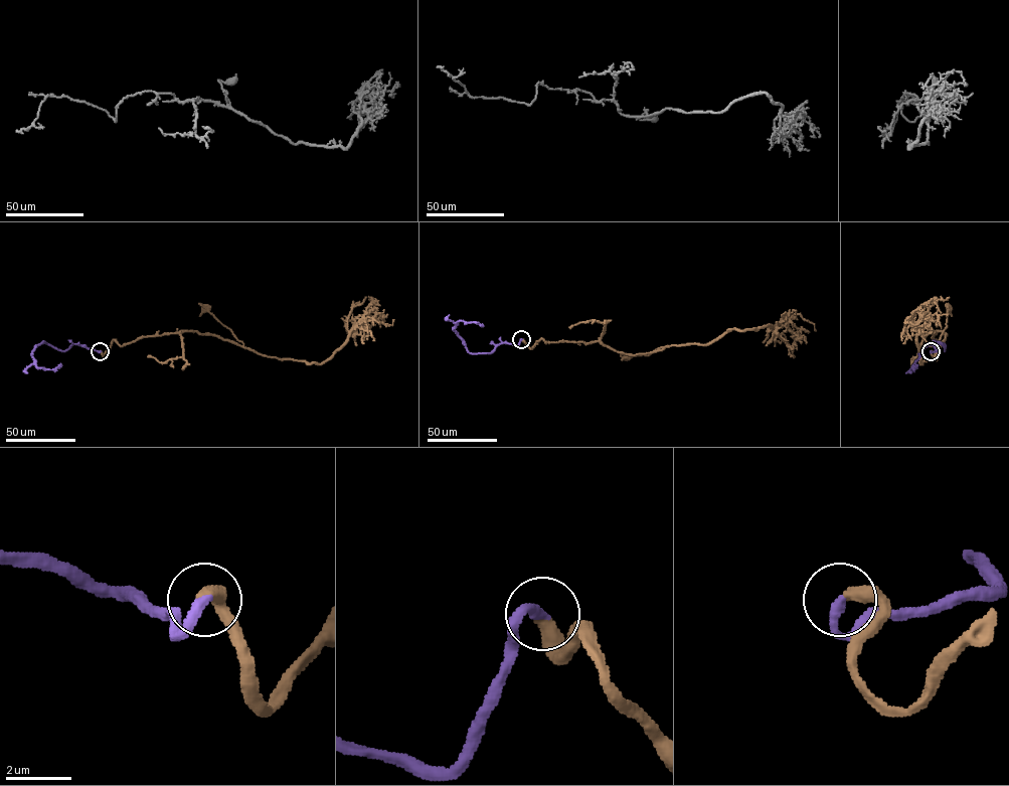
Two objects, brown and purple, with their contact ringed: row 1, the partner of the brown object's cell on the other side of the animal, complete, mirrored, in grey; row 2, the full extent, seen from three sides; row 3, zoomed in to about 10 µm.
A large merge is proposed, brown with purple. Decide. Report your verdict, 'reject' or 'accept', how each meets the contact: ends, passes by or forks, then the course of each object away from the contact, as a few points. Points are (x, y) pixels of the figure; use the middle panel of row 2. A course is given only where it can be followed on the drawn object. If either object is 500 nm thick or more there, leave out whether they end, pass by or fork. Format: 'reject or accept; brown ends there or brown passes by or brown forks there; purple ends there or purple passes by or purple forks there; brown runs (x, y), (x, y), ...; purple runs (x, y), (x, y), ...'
accept; brown ends there; purple ends there; brown runs (521, 339), (531, 349), (542, 338), (600, 341), (628, 354), (665, 346), (649, 354), (626, 357); purple runs (521, 339), (518, 345), (504, 342), (492, 352), (470, 353), (453, 330), (459, 321), (482, 323)

